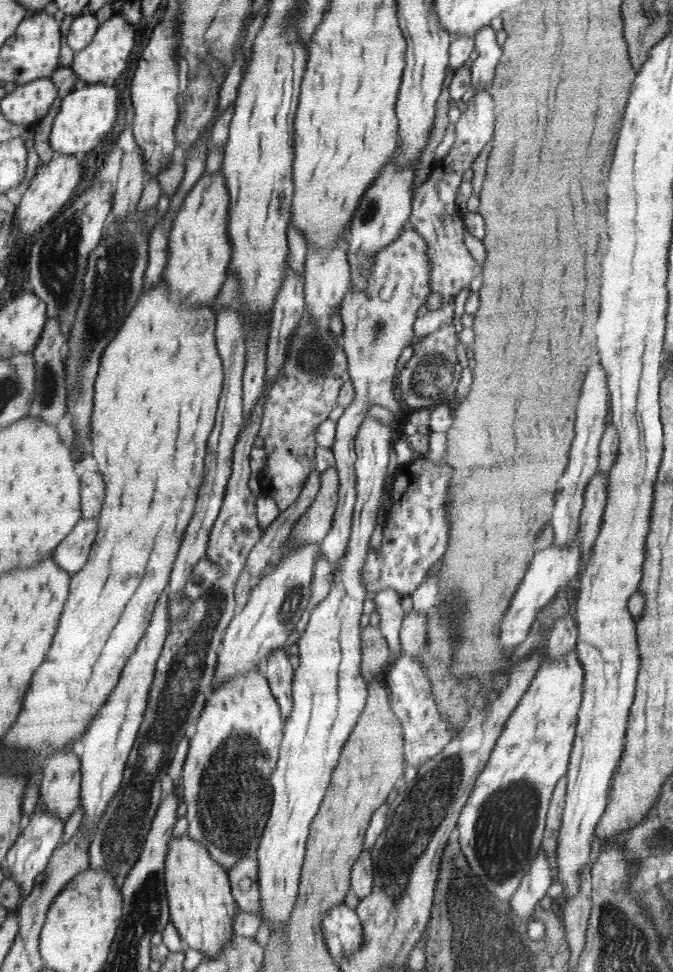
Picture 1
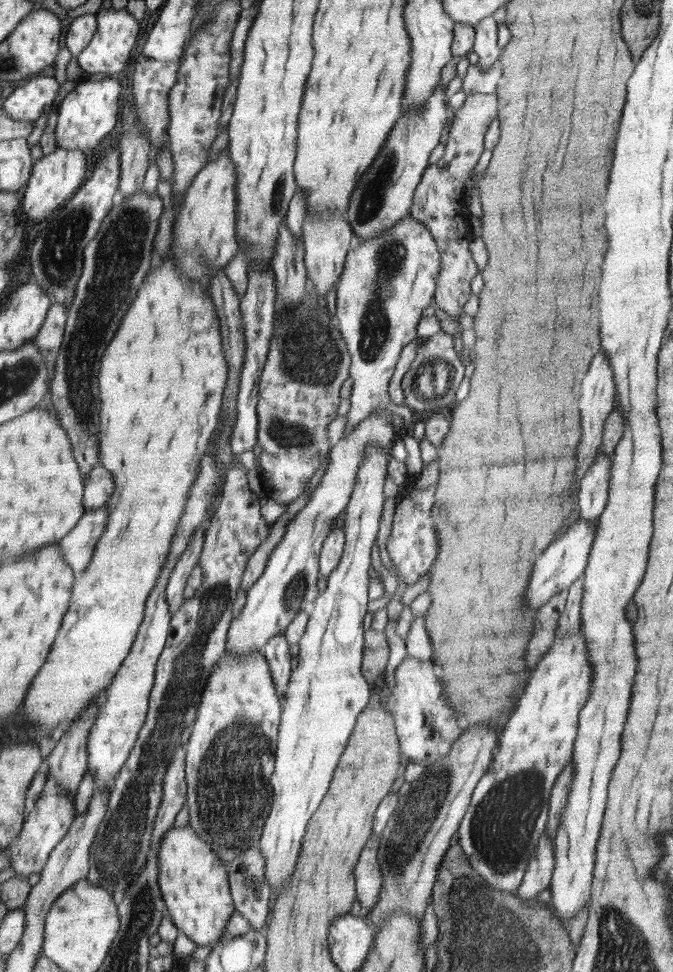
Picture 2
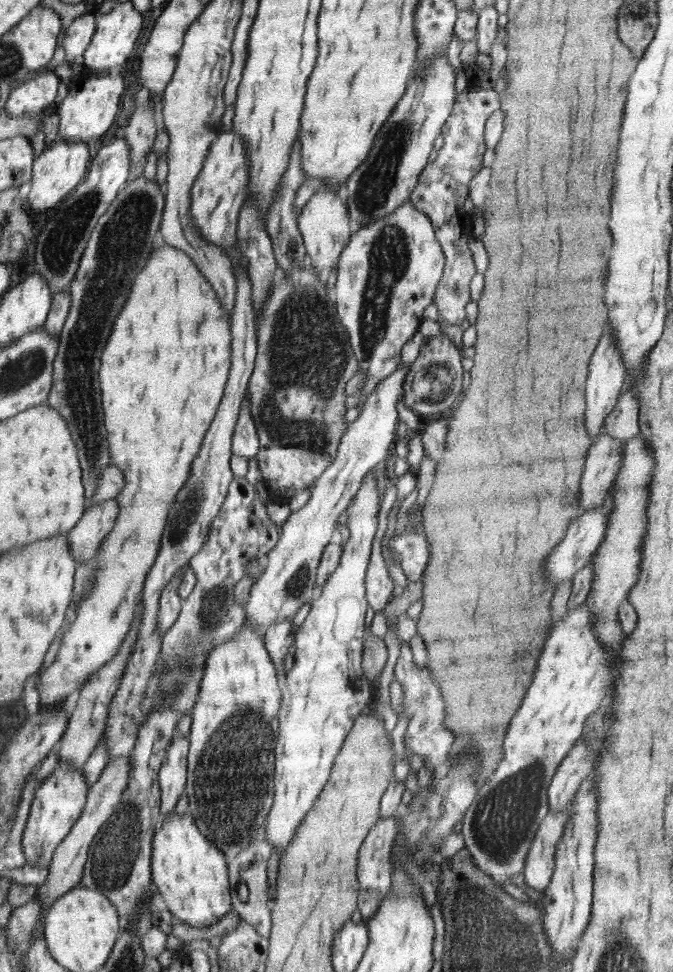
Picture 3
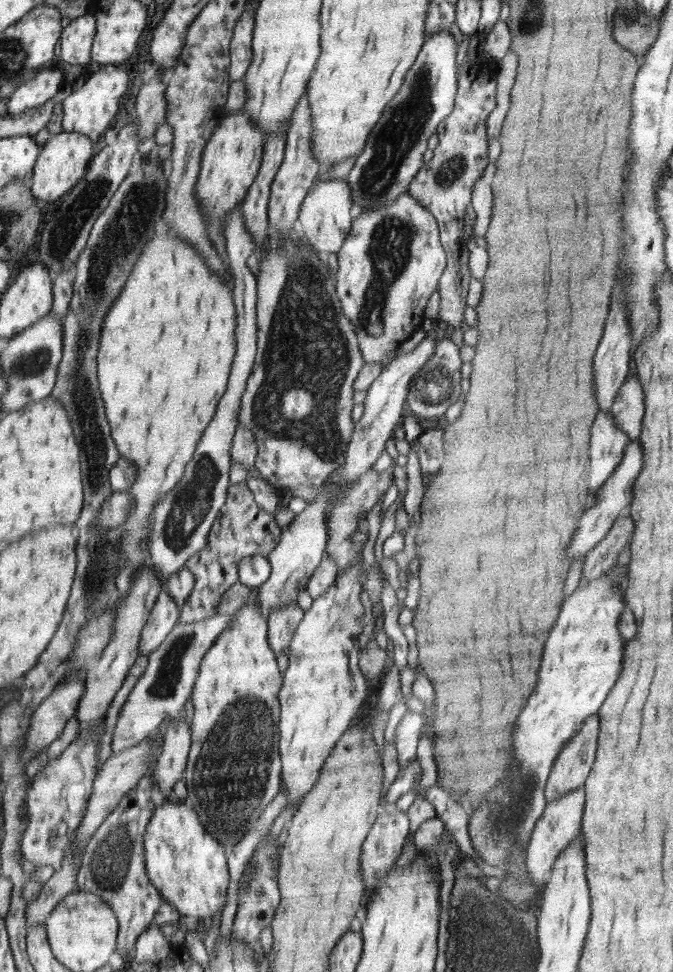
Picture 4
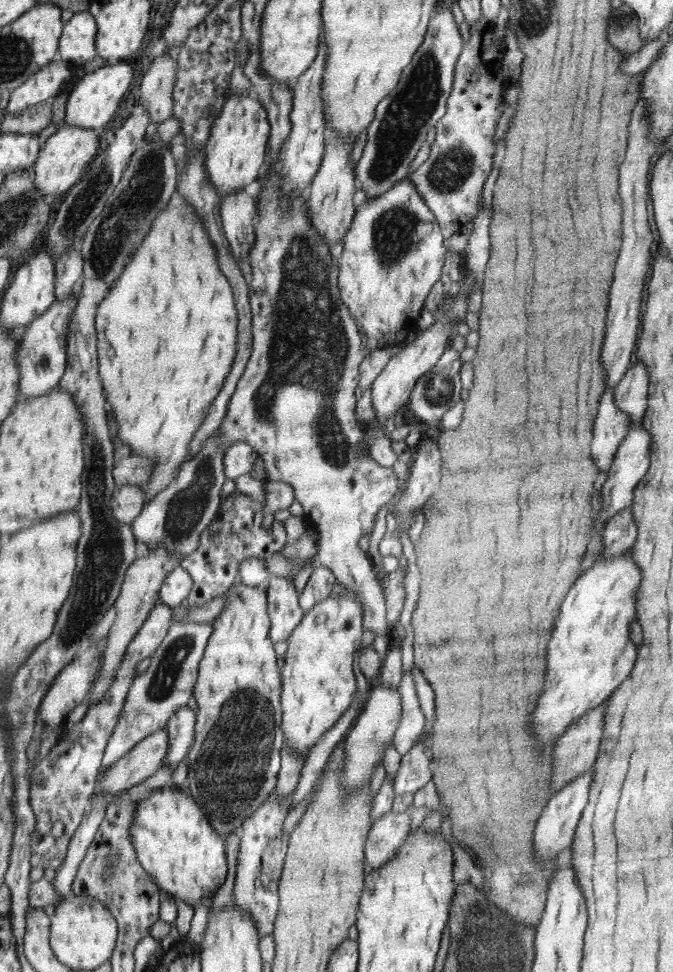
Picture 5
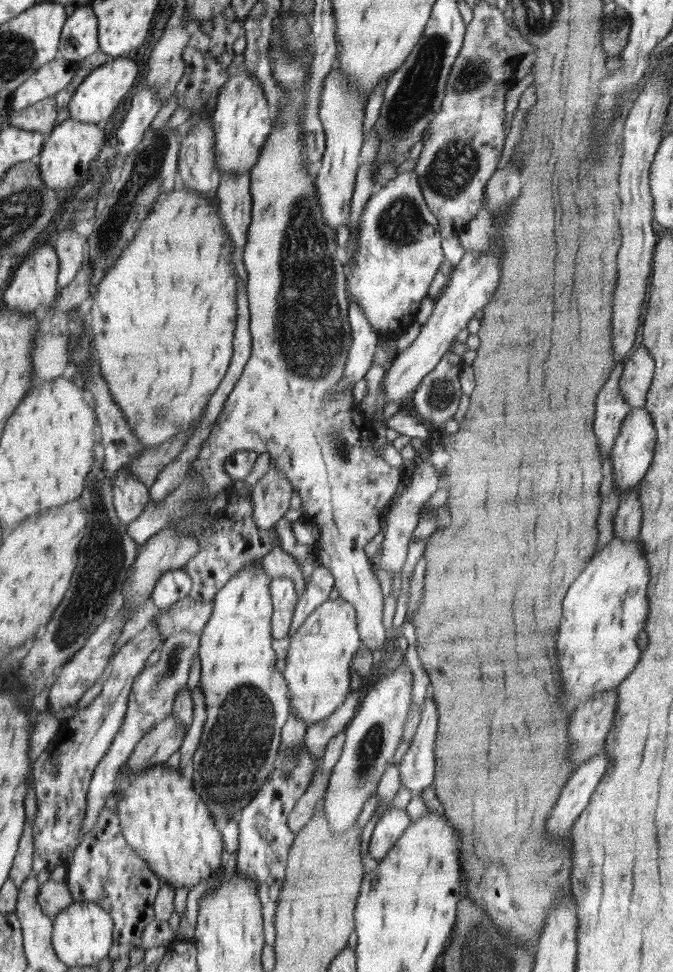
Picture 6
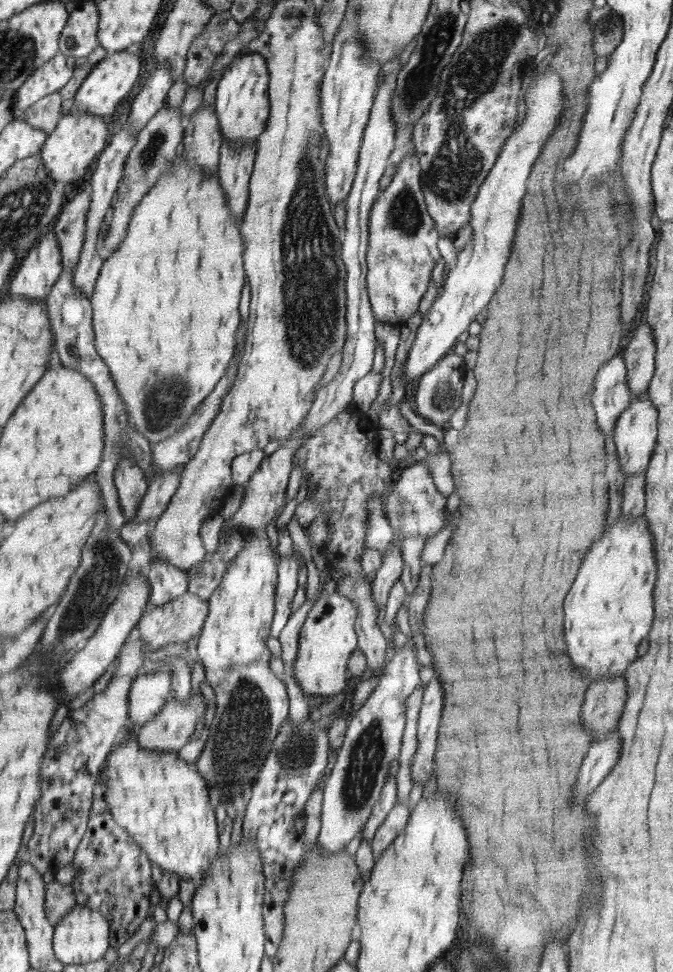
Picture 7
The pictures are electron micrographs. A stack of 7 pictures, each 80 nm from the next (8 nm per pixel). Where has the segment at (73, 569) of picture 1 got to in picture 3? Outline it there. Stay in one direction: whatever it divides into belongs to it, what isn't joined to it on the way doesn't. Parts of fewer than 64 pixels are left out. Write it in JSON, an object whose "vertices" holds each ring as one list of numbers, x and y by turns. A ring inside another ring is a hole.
{"vertices":[[111,498,88,508,82,520,67,533,71,553,76,562,87,563,96,558,96,550,119,518,119,502]]}

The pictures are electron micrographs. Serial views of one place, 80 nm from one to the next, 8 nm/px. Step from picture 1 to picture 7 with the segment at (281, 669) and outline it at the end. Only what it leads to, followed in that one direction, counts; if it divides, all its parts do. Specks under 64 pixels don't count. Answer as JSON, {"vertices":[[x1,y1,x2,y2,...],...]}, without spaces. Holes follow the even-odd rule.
{"vertices":[[298,557,279,558,277,566,278,580,275,590,275,613,271,624,270,635,277,638,286,626,291,616,292,600,298,588,298,574,300,574,300,561]]}

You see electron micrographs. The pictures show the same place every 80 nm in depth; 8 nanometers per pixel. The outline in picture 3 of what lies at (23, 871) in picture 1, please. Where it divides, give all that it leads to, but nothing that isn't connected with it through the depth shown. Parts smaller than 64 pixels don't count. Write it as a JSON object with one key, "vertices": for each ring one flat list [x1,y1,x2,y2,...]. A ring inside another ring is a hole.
{"vertices":[[60,761,54,771,39,784,21,839,26,864,39,869,51,864,59,844,86,809,88,792,82,769,73,769,66,761]]}

